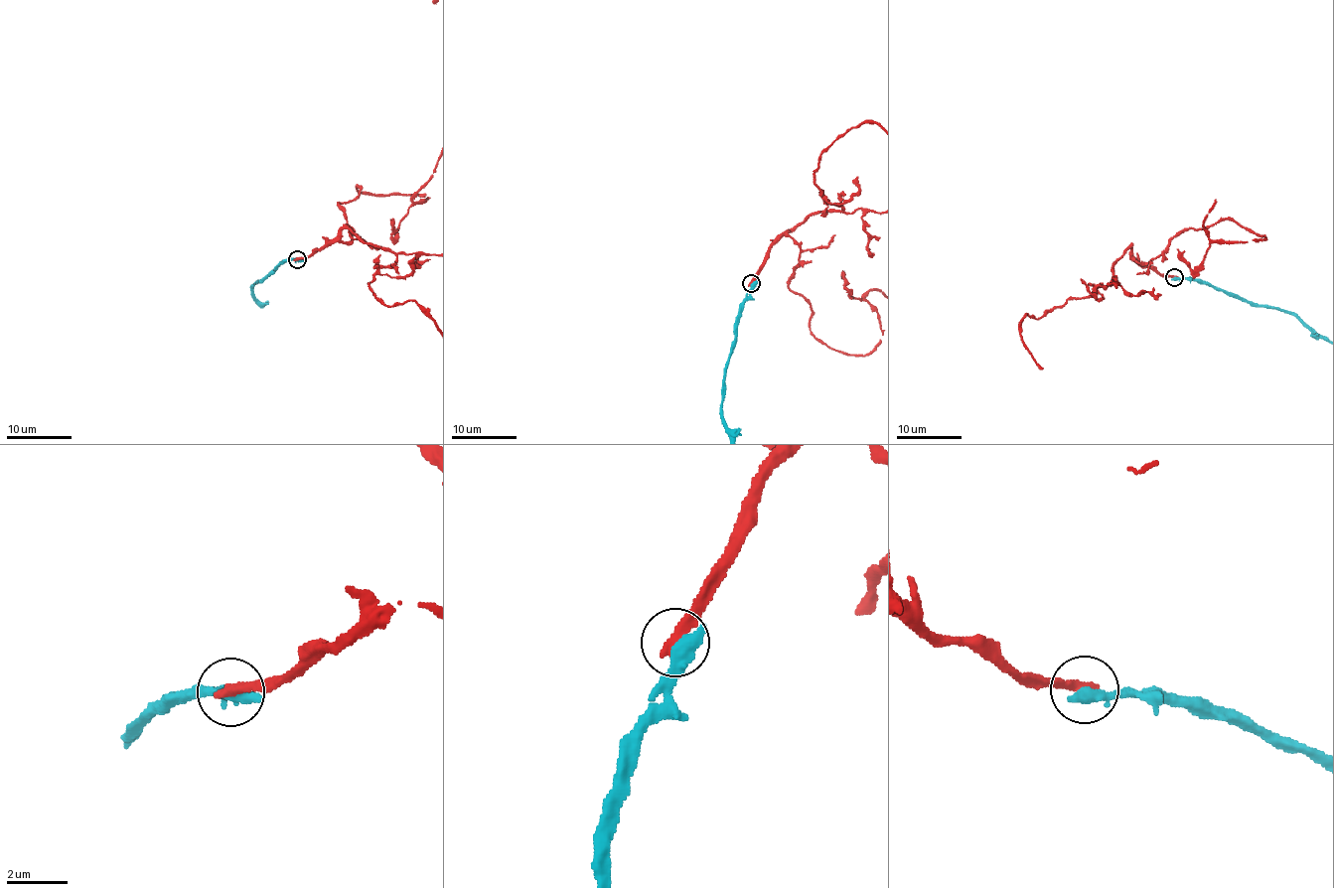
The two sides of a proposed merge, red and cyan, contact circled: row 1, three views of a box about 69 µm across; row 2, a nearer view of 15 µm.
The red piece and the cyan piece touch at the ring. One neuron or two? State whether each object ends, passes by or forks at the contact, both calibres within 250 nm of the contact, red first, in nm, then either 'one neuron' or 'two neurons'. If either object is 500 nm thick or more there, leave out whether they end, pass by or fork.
calibres 420 and 550 nm; two neurons

